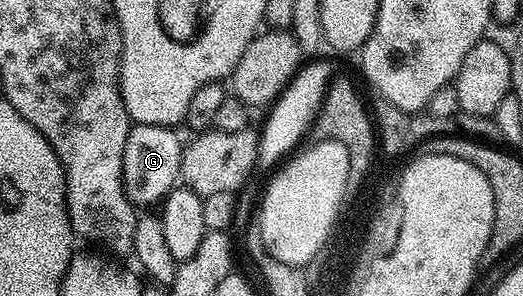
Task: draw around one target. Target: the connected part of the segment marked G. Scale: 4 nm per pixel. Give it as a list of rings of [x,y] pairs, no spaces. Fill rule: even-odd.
[[[134,123],[130,127],[127,146],[123,146],[123,178],[125,193],[134,206],[156,205],[178,187],[183,140],[173,132],[176,131],[164,124]]]

